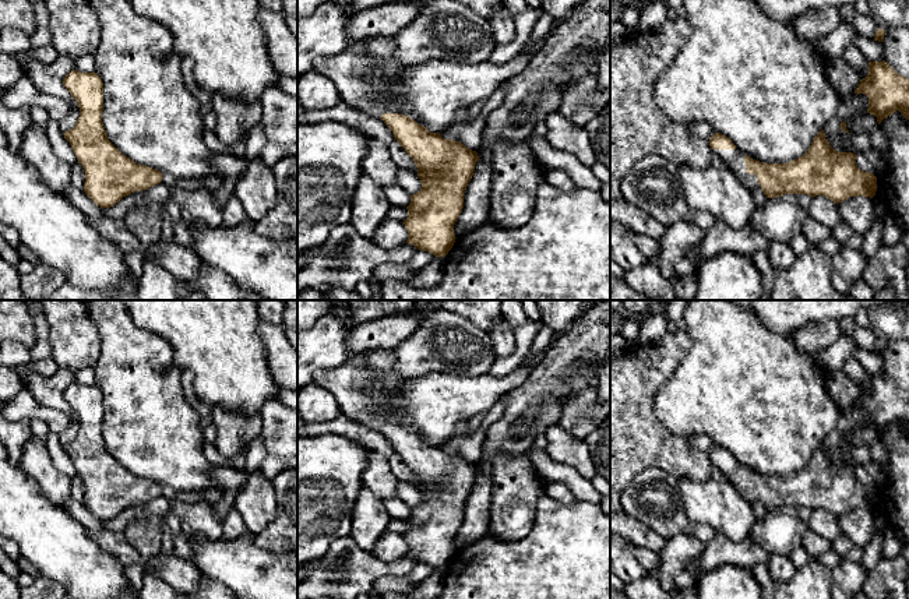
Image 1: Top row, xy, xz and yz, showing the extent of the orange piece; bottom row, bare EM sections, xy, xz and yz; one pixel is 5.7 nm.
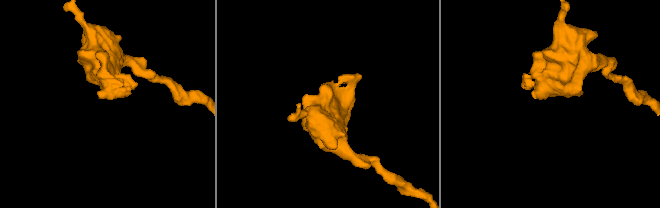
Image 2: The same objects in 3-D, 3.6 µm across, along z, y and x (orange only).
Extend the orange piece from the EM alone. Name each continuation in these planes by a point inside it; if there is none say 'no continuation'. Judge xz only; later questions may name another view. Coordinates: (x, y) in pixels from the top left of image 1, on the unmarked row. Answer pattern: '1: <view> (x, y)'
1: xz (369, 391)

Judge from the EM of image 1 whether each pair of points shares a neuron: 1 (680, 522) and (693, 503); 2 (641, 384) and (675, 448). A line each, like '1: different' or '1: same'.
1: different
2: same

